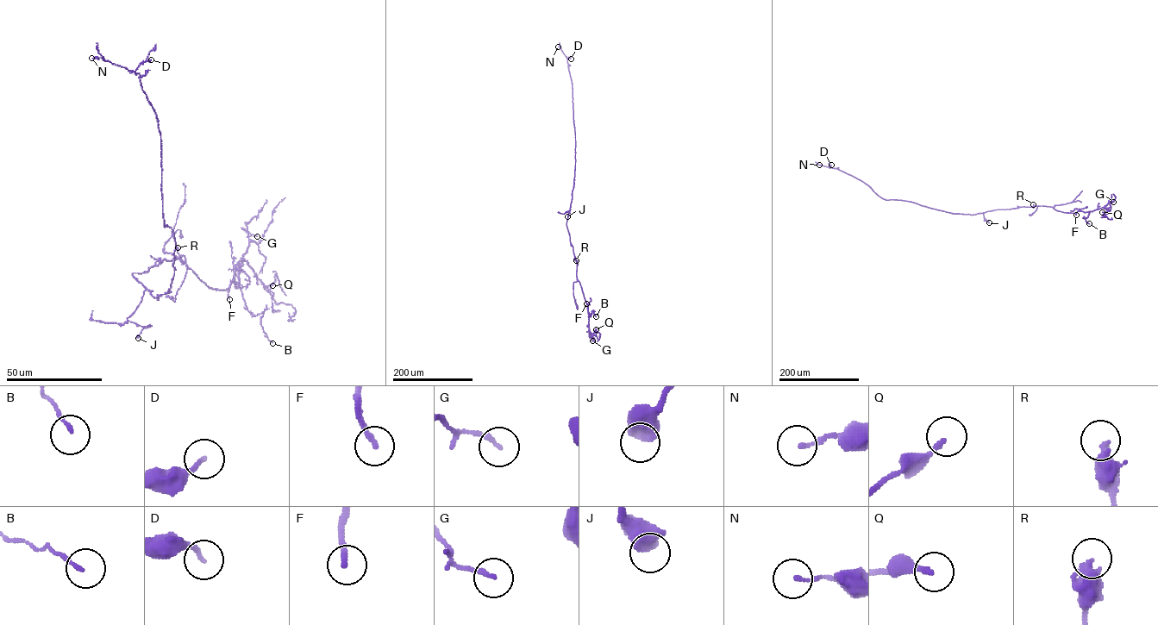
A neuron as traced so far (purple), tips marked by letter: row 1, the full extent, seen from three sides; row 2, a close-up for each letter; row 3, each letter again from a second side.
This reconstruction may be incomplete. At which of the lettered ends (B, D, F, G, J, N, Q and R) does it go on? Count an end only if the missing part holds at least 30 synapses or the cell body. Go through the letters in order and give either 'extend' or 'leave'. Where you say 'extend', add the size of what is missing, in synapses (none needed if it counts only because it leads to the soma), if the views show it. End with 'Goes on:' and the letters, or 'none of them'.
B: leave
D: leave
F: extend
G: leave
J: leave
N: leave
Q: leave
R: leave
Goes on: F

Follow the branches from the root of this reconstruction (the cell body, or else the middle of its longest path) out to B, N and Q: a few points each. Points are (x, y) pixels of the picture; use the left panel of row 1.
B: (158, 297), (131, 274), (182, 256), (209, 287), (226, 290), (234, 280), (251, 314), (263, 312), (272, 343)
N: (158, 297), (167, 293), (175, 269), (174, 233), (165, 227), (163, 215), (158, 121), (139, 73), (91, 58)
Q: (158, 297), (131, 274), (181, 256), (212, 289), (233, 280), (238, 287), (244, 261), (264, 289), (272, 285)

